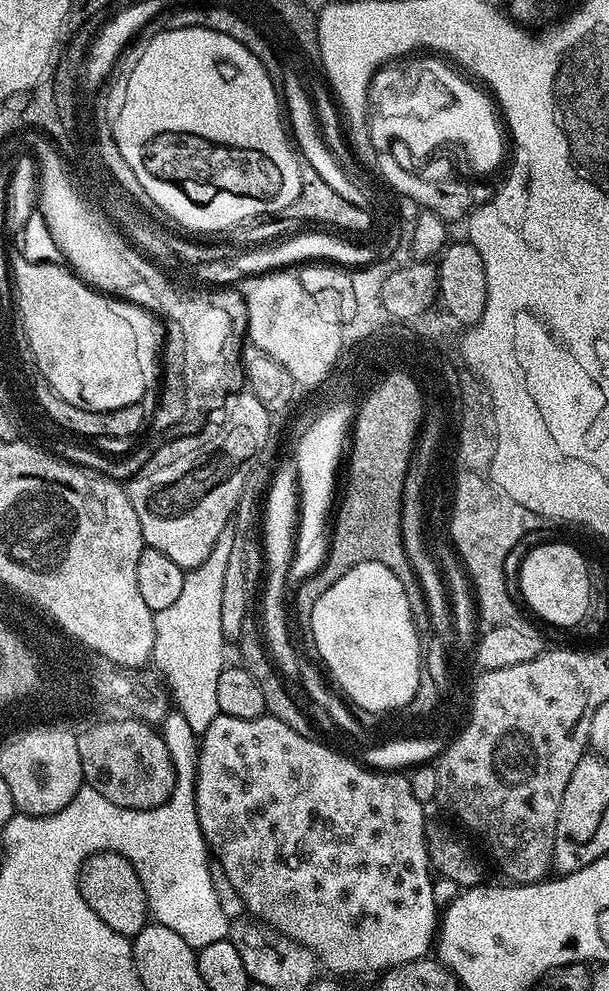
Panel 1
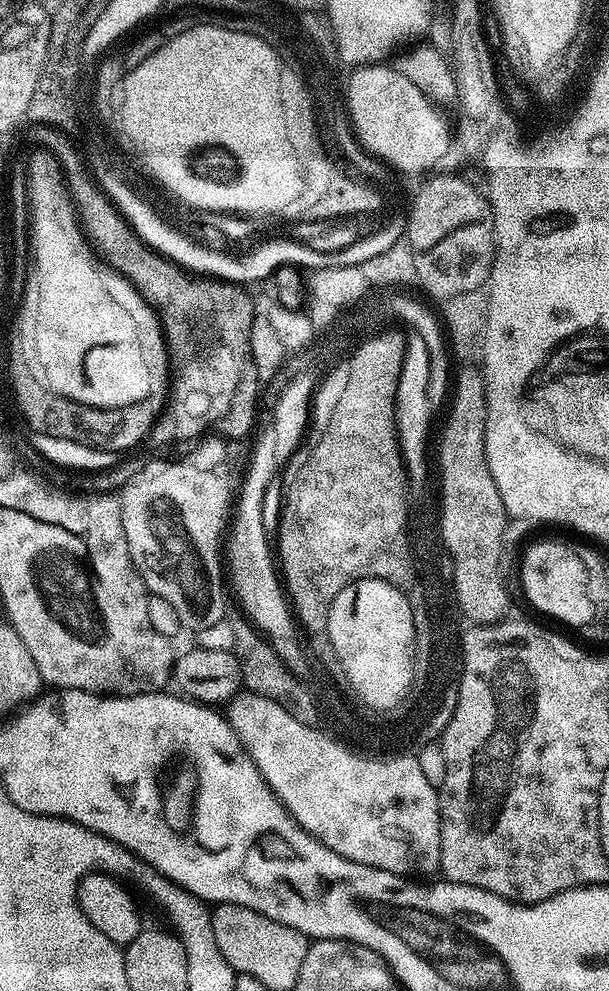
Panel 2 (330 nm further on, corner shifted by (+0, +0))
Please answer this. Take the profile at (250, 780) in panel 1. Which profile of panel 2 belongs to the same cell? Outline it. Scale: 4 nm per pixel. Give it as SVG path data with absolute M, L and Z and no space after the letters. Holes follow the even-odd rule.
M241 690L227 701L226 719L228 725L236 731L236 737L240 740L240 745L244 751L252 757L252 762L264 781L272 788L272 793L283 804L284 809L292 815L297 824L315 838L318 842L322 842L334 854L338 854L342 858L346 858L350 862L358 862L366 866L374 866L378 870L386 870L393 872L405 878L428 878L433 871L434 873L440 867L440 797L438 790L434 786L430 786L430 782L426 782L426 777L422 775L422 766L418 766L418 762L414 757L392 758L389 763L371 762L361 763L361 760L355 760L352 756L347 756L340 751L335 744L331 744L326 740L322 742L322 736L317 736L318 730L311 729L304 734L304 738L294 738L294 728L292 728L292 736L288 736L288 732L284 732L284 736L280 734L280 728L274 728L274 702L270 702L270 698L262 698L258 694L247 690Z

